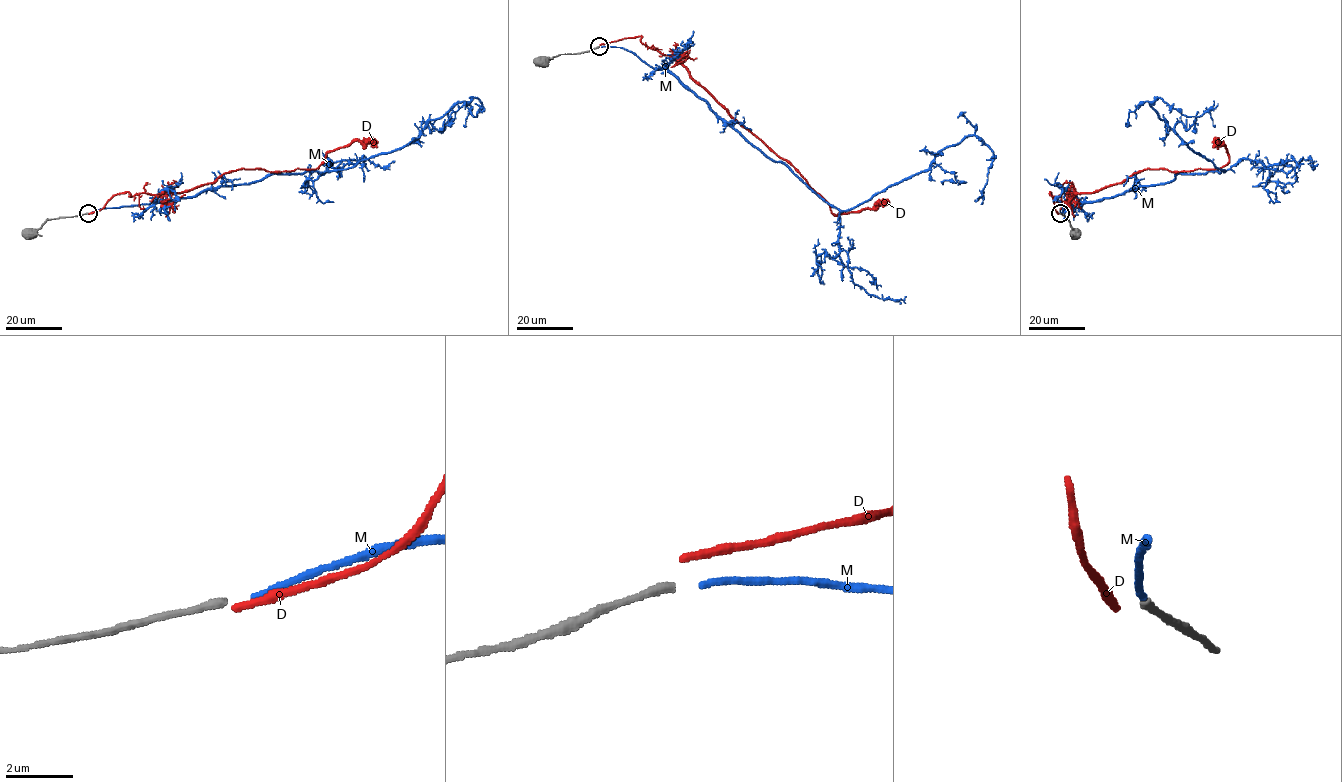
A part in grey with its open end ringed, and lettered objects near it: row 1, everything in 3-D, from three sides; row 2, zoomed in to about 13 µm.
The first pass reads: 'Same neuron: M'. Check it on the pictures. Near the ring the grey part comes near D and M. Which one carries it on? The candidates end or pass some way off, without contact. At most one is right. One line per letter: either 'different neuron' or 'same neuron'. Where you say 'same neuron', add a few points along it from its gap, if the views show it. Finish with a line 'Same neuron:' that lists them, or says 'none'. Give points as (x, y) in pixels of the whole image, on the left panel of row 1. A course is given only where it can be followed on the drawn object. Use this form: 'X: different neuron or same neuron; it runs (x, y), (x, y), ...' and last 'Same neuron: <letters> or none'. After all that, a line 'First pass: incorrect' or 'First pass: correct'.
D: different neuron
M: same neuron; it runs (90, 213), (192, 198), (273, 174), (345, 169), (414, 142), (431, 120), (477, 98), (480, 110), (463, 125)
Same neuron: M
First pass: correct

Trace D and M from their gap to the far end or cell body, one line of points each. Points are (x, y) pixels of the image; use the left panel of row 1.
D: (88, 213), (127, 192), (178, 193), (237, 169), (317, 169), (328, 152), (356, 140), (377, 147)
M: (90, 213), (192, 198), (273, 174), (345, 169), (414, 142), (431, 120), (477, 98), (480, 110), (463, 125)

